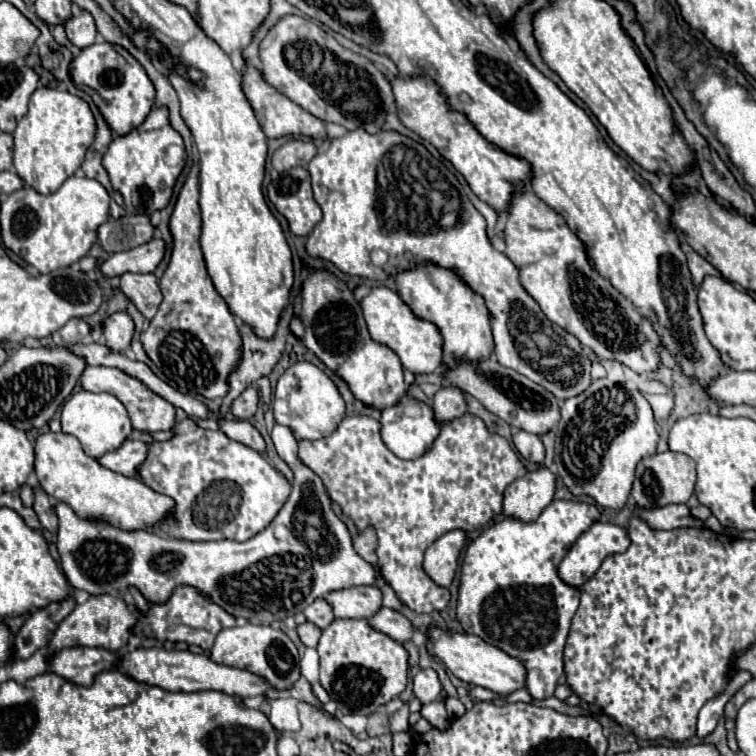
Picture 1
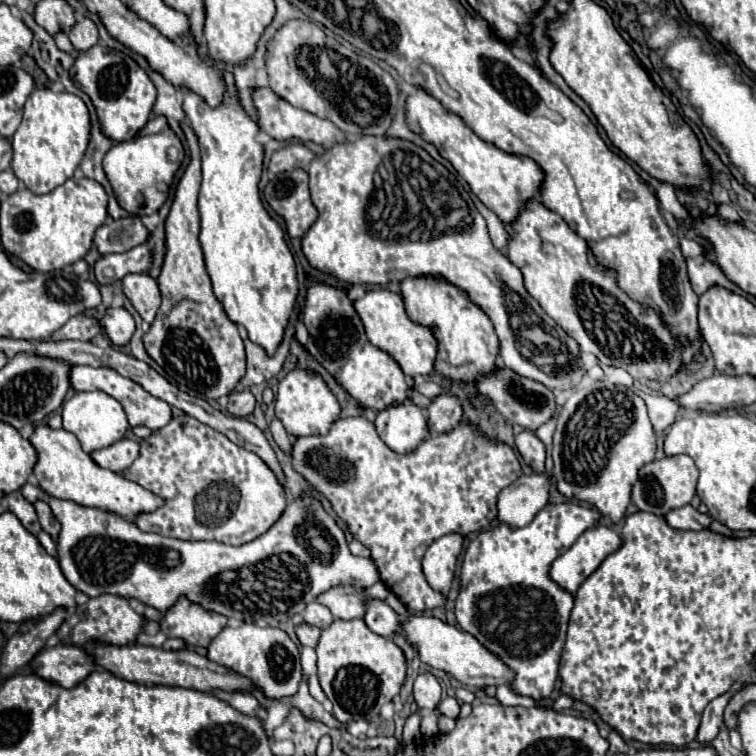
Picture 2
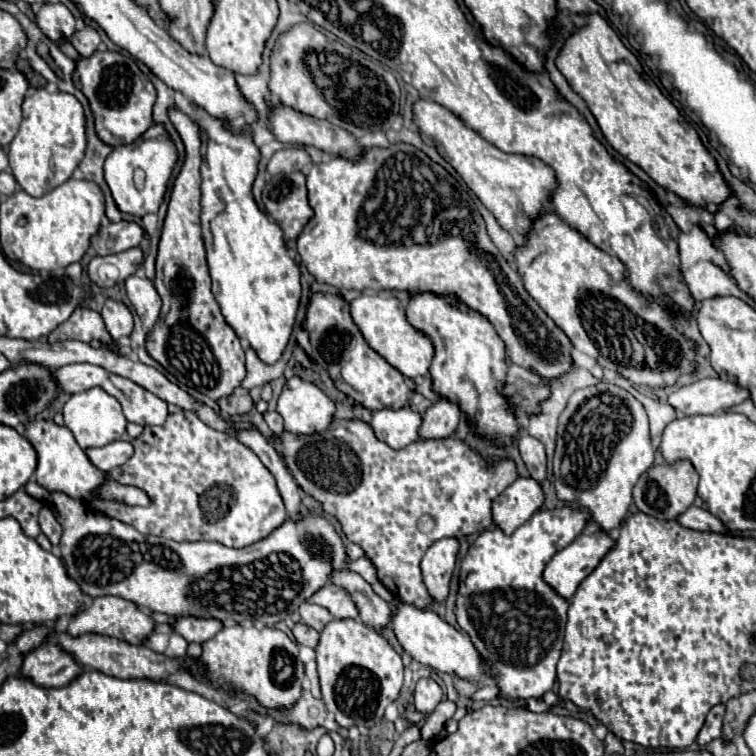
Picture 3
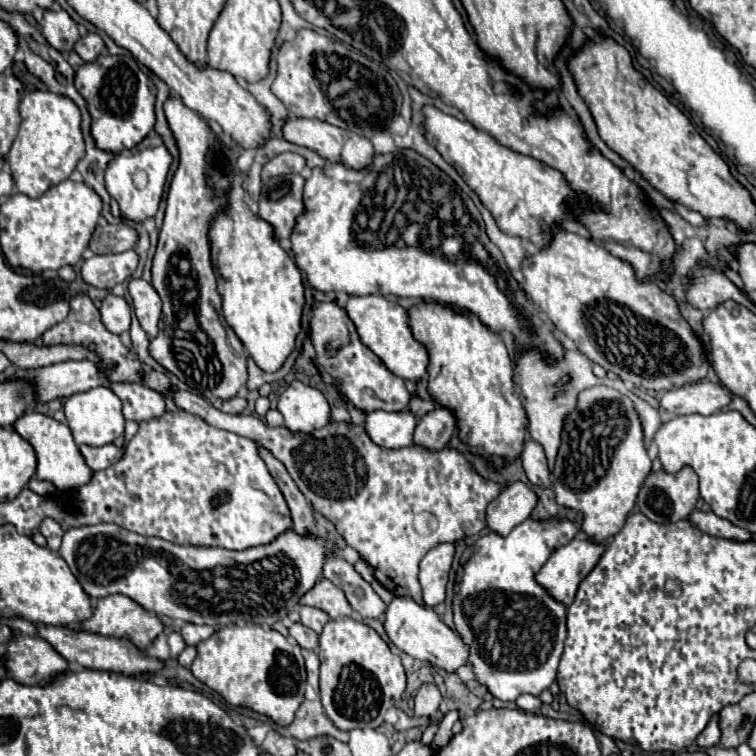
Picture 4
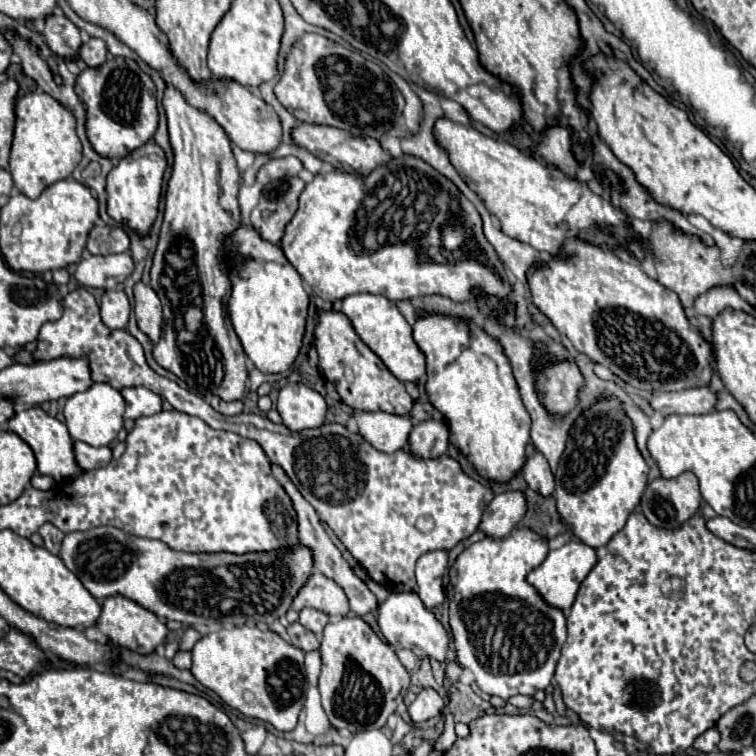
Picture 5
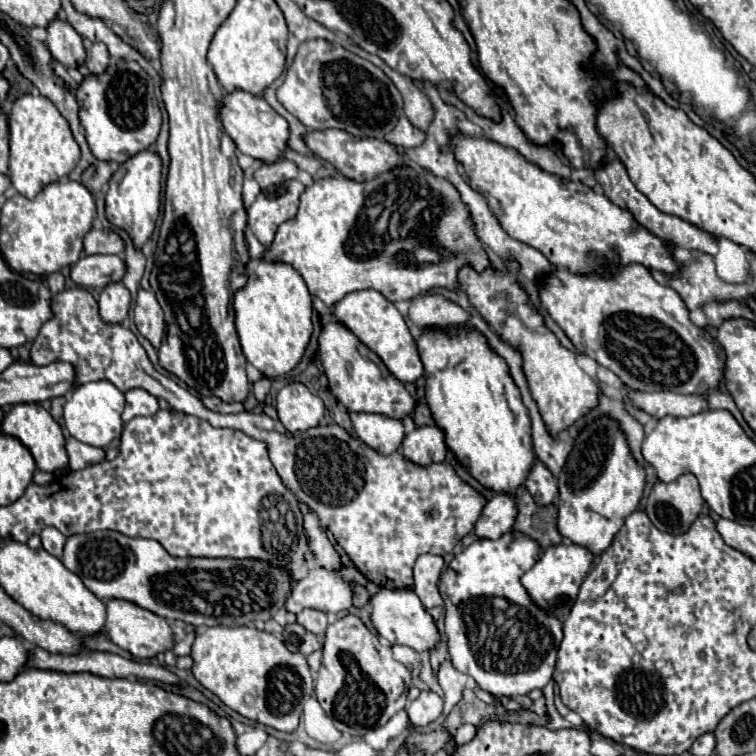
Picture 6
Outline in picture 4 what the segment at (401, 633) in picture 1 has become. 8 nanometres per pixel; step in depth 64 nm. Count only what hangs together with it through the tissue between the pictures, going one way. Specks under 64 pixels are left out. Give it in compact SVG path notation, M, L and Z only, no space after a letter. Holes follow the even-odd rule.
M338 550L326 556L322 576L344 590L358 618L380 618L382 612L386 610L386 604L380 600L380 596L370 588L370 584L362 576L358 576L354 566L348 564L338 554Z

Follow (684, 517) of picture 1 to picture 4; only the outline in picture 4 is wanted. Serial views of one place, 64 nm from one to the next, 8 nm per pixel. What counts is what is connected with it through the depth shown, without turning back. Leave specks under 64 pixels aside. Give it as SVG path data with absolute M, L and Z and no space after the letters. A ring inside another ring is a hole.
M694 510L690 516L688 516L690 522L698 524L698 528L702 528L702 532L710 534L710 536L718 536L718 538L728 538L728 540L736 540L736 542L750 542L754 540L754 534L744 530L744 528L738 528L736 524L732 524L730 520L726 518L720 518L716 516L714 512L700 512L700 510Z

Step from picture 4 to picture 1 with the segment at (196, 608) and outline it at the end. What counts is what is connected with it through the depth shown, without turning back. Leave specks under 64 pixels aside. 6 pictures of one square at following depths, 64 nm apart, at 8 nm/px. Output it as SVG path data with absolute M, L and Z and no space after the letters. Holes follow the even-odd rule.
M274 424L270 436L280 458L294 470L292 494L278 512L278 516L270 522L270 526L246 542L234 542L234 540L188 542L188 540L164 538L148 530L122 530L106 520L80 518L68 504L58 502L54 506L54 512L60 520L56 546L60 552L60 566L70 586L76 590L84 590L92 596L120 594L122 590L128 590L132 586L140 590L140 594L152 604L164 604L178 586L192 586L210 602L218 604L236 618L246 618L248 622L258 622L258 624L264 620L264 624L274 626L286 620L286 616L294 616L302 612L306 606L310 606L310 600L326 596L332 590L374 584L376 582L374 566L354 552L348 528L332 512L330 498L322 488L322 480L318 480L318 476L314 476L298 460L298 452L296 452L298 442L292 436L292 432L286 426Z

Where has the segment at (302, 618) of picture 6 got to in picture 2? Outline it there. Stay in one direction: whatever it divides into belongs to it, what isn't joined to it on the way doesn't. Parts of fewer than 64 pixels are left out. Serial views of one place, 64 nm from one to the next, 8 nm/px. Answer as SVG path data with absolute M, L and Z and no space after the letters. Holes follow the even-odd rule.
M310 602L310 604L304 608L302 618L304 618L306 624L312 624L312 626L316 626L316 628L320 628L320 630L326 628L328 624L332 624L332 620L334 620L332 612L330 612L326 606L318 604L318 602Z

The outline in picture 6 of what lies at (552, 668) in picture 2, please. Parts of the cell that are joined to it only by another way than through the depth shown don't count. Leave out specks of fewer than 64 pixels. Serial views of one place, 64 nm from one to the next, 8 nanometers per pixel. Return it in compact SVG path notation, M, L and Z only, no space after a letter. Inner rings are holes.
M504 534L498 540L476 540L452 558L440 574L438 590L444 598L444 632L448 638L450 662L456 670L472 676L476 684L492 696L524 696L534 688L544 688L554 672L556 652L562 642L562 624L530 604L530 596L520 584L520 576L534 566L540 548L524 534Z

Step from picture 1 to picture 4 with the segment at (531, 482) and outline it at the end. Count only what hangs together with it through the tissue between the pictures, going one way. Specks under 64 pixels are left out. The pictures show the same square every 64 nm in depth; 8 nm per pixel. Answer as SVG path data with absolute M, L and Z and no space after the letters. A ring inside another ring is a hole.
M514 482L506 490L502 490L496 500L488 504L486 526L488 530L500 536L508 536L514 526L522 524L530 516L534 506L536 506L534 490L524 482Z

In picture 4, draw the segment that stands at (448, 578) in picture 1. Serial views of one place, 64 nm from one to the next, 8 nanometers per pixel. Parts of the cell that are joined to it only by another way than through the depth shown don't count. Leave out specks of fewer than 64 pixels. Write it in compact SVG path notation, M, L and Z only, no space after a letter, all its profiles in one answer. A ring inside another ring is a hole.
M440 544L420 560L418 580L422 586L422 598L426 606L436 606L444 602L452 558L454 558L454 544Z

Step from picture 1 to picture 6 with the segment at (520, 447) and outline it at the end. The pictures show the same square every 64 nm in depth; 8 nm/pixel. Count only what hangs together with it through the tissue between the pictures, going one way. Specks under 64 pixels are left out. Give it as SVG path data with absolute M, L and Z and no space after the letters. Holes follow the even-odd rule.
M540 460L534 462L534 466L530 470L530 476L526 480L526 488L540 506L550 506L558 498L556 478L552 476L552 472Z

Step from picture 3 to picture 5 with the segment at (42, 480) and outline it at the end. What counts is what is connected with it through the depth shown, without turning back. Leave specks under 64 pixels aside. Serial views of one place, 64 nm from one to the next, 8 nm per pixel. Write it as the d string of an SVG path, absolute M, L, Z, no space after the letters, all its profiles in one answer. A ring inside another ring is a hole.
M40 406L16 410L14 416L8 420L8 430L18 434L32 448L40 474L52 476L56 482L60 482L60 480L66 480L66 478L74 478L78 472L82 472L74 462L72 438L68 434L68 428L62 422L58 422L56 418L52 418L50 414L46 414Z

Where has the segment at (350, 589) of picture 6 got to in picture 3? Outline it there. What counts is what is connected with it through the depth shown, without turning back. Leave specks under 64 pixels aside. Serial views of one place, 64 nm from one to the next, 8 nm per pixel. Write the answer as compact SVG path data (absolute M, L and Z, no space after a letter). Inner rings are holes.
M332 582L314 592L308 602L326 608L334 618L358 618L358 610L350 596L344 592L344 588L338 588Z

